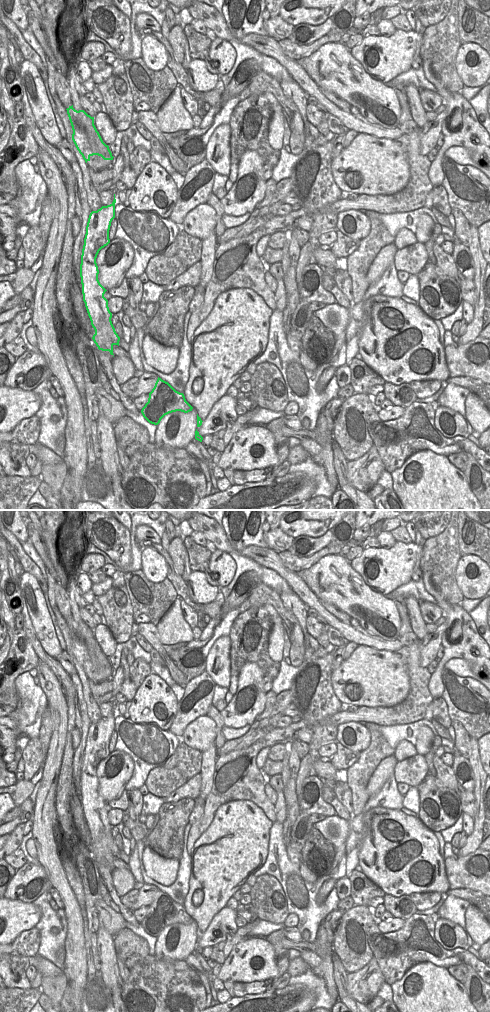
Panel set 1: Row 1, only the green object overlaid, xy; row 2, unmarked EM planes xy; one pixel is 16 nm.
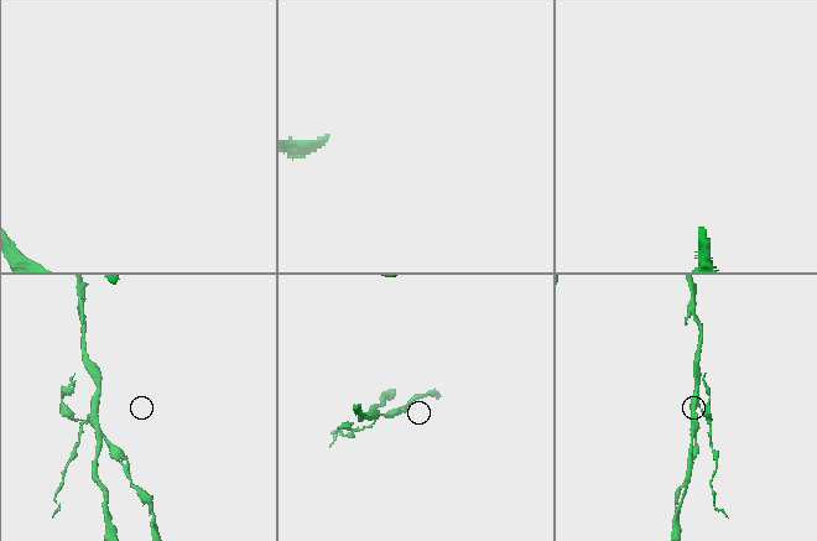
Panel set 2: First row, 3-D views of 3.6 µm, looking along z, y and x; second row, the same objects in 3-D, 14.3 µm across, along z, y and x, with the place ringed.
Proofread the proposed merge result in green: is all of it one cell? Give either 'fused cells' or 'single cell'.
fused cells

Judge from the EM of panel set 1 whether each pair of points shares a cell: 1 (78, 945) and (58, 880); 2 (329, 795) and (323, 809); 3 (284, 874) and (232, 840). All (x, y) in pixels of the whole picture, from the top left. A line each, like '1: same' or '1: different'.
1: same
2: different
3: different

